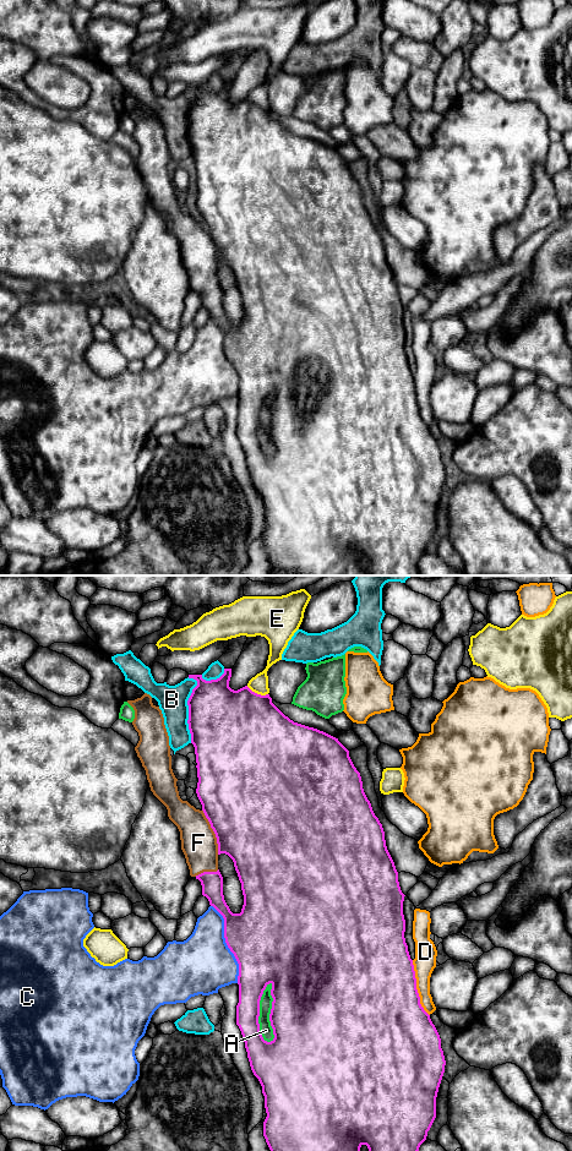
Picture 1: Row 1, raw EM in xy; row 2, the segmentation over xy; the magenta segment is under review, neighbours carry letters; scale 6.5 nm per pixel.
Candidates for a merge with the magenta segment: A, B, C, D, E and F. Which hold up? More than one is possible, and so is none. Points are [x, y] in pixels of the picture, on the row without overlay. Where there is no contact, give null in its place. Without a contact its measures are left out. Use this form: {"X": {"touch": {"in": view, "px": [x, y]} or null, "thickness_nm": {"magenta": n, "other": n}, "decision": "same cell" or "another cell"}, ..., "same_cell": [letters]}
{"A": {"touch": {"in": "xy", "px": [271, 425]}, "thickness_nm": {"magenta": 500, "other": 90}, "decision": "another cell"}, "B": {"touch": {"in": "xy", "px": [189, 120]}, "thickness_nm": {"magenta": 460, "other": 190}, "decision": "another cell"}, "C": {"touch": {"in": "xy", "px": [227, 356]}, "thickness_nm": {"magenta": 460, "other": 400}, "decision": "another cell"}, "D": {"touch": {"in": "xy", "px": [415, 401]}, "thickness_nm": {"magenta": 500, "other": 140}, "decision": "another cell"}, "E": {"touch": {"in": "xy", "px": [256, 105]}, "thickness_nm": {"magenta": 500, "other": 120}, "decision": "another cell"}, "F": {"touch": {"in": "xy", "px": [213, 243]}, "thickness_nm": {"magenta": 500, "other": 240}, "decision": "same cell"}, "same_cell": ["F"]}

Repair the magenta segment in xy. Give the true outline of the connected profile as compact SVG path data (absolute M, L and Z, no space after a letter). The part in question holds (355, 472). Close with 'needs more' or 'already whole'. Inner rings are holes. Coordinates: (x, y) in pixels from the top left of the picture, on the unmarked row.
M224 81L224 86L219 91L211 93L203 92L202 87L189 87L189 91L197 93L197 98L187 113L187 136L196 167L198 190L196 206L202 217L201 223L179 208L178 191L171 181L169 148L159 119L152 115L152 109L147 105L135 113L127 113L127 115L135 122L132 137L140 148L135 163L146 182L151 203L167 219L169 231L178 239L190 288L201 294L202 307L223 328L225 355L239 376L236 437L245 454L251 482L258 491L265 508L267 529L263 534L263 549L271 562L269 576L276 573L288 573L289 576L420 576L418 563L426 552L427 544L436 530L436 509L446 473L440 447L430 427L420 416L414 377L404 350L403 313L405 307L401 302L398 284L386 258L382 236L364 204L360 185L354 179L349 163L338 151L317 141L294 135L272 115L269 107L257 107L247 98L238 103L231 102L229 99L230 89L231 81ZM220 266L225 266L233 272L241 295L244 317L240 326L233 326L224 312L223 289L218 282ZM269 396L273 410L269 433L274 451L267 454L260 444L258 429L260 413Z | needs more

